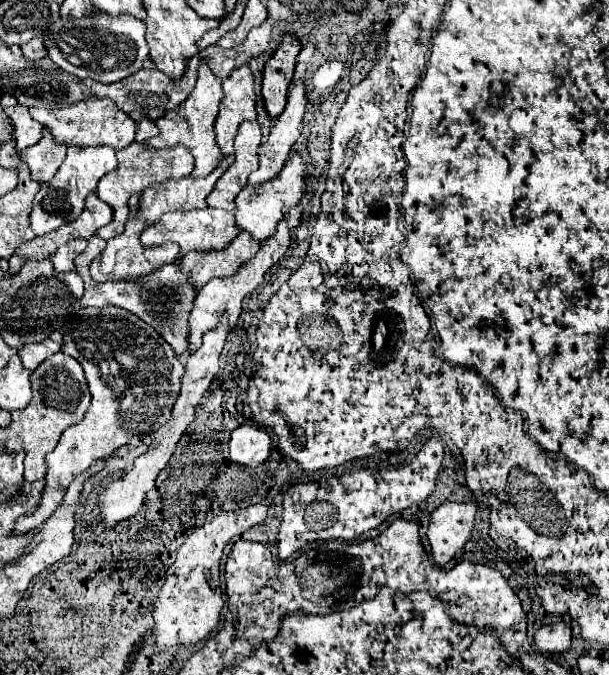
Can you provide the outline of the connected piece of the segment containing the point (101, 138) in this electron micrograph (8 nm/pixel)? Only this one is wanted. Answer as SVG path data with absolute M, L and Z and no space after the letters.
M87 99L83 103L75 103L75 107L55 109L55 111L43 111L43 109L31 109L33 119L41 121L49 129L53 129L55 141L75 147L113 147L115 151L129 147L135 141L135 123L133 119L115 109L115 103L109 99Z

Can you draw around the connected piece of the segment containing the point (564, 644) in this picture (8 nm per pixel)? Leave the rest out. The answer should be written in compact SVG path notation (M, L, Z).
M565 621L541 625L541 629L535 633L533 639L541 653L561 653L571 645L571 627Z

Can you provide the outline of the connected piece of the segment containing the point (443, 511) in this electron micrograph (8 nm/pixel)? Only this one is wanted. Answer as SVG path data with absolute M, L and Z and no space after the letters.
M447 501L433 511L427 537L431 543L433 559L439 565L449 563L455 557L455 553L463 549L473 531L476 511L477 503L473 501Z

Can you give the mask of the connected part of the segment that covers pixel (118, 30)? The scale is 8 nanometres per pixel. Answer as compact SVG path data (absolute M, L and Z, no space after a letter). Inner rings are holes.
M99 11L87 19L59 19L45 31L43 39L55 65L79 79L89 77L101 83L115 83L137 73L149 55L149 47L145 43L145 23L131 15L111 17Z

